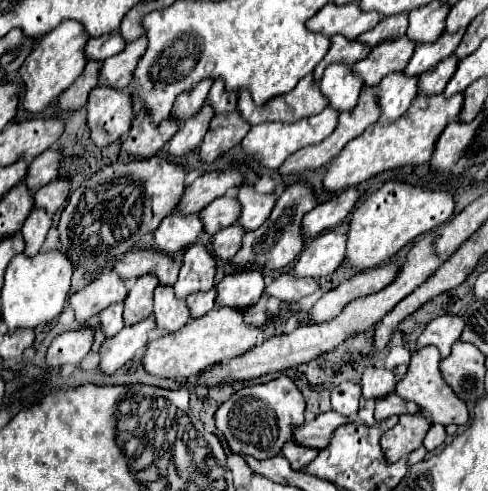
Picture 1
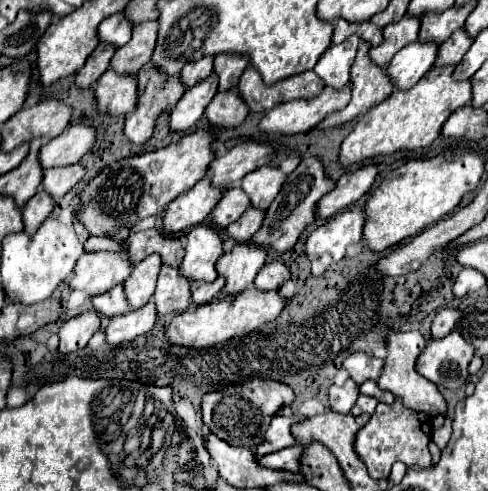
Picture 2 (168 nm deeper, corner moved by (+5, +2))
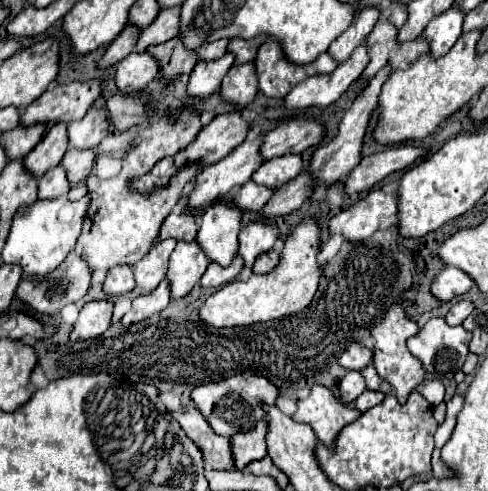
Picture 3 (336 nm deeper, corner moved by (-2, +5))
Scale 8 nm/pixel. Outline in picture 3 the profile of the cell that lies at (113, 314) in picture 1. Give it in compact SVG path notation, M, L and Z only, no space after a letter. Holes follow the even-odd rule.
M121 265L119 269L113 269L107 273L107 279L103 283L103 291L107 295L125 295L135 289L135 279L133 279L133 269L129 265Z

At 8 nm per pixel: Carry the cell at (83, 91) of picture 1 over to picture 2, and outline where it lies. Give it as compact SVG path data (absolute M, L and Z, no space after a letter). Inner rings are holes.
M100 42L98 48L88 56L84 68L76 74L76 84L80 88L88 88L92 86L110 66L110 60L116 52L116 44L108 44L108 42Z

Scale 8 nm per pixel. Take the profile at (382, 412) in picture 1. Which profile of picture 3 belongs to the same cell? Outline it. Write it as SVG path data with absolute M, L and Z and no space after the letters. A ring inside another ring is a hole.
M367 367L367 369L363 369L361 371L361 375L365 377L365 383L367 383L367 389L371 389L371 391L379 391L379 383L381 383L381 377L377 375L377 371L375 371L375 367Z

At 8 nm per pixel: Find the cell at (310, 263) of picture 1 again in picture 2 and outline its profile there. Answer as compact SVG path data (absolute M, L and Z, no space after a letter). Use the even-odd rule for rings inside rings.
M350 206L344 212L334 214L328 222L318 226L306 242L306 256L310 260L330 254L336 262L344 258L350 244L362 240L362 228L366 224L366 212L362 206Z

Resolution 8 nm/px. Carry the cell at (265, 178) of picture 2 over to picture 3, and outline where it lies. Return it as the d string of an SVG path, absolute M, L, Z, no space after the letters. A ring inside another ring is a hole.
M283 155L271 161L265 161L251 177L257 185L265 185L269 189L279 189L281 185L289 183L293 177L297 177L303 169L301 155Z

